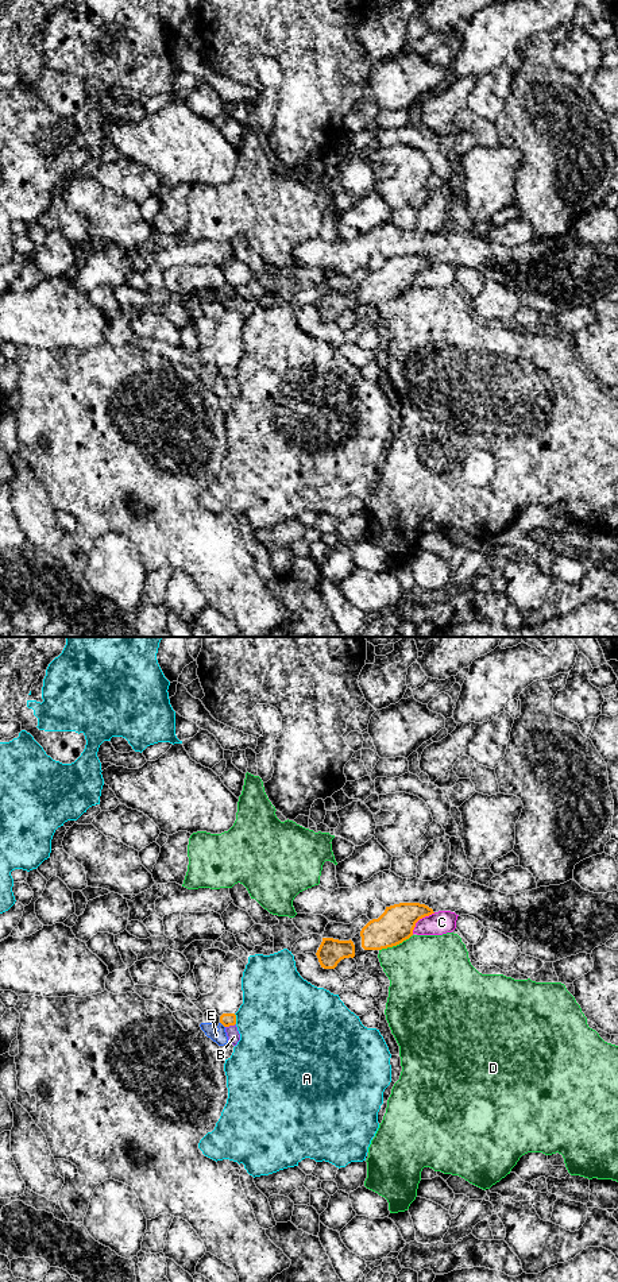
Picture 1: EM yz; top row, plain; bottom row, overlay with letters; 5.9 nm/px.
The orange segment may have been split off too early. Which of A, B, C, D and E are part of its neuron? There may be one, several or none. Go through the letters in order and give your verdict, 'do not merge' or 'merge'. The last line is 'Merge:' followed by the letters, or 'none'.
A: do not merge
B: do not merge
C: do not merge
D: do not merge
E: do not merge
Merge: none

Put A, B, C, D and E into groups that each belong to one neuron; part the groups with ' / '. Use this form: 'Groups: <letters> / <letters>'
Groups: A / B / C E / D

